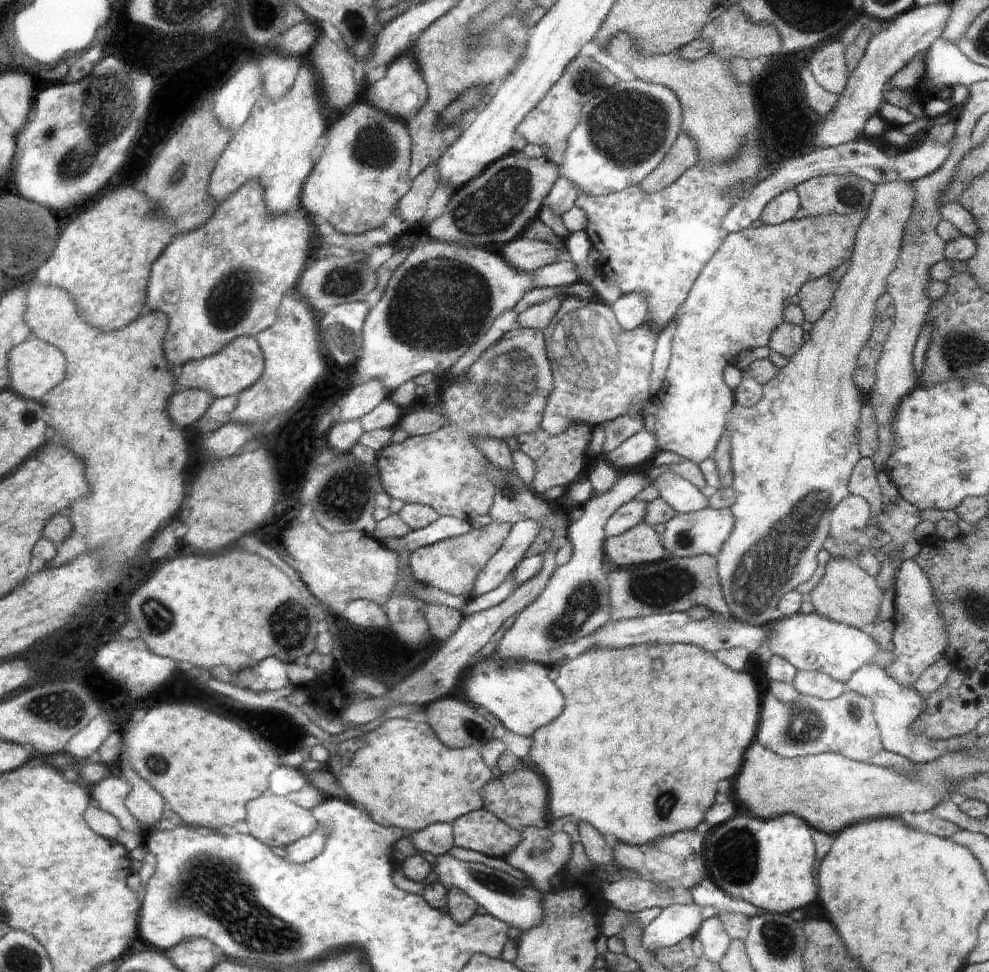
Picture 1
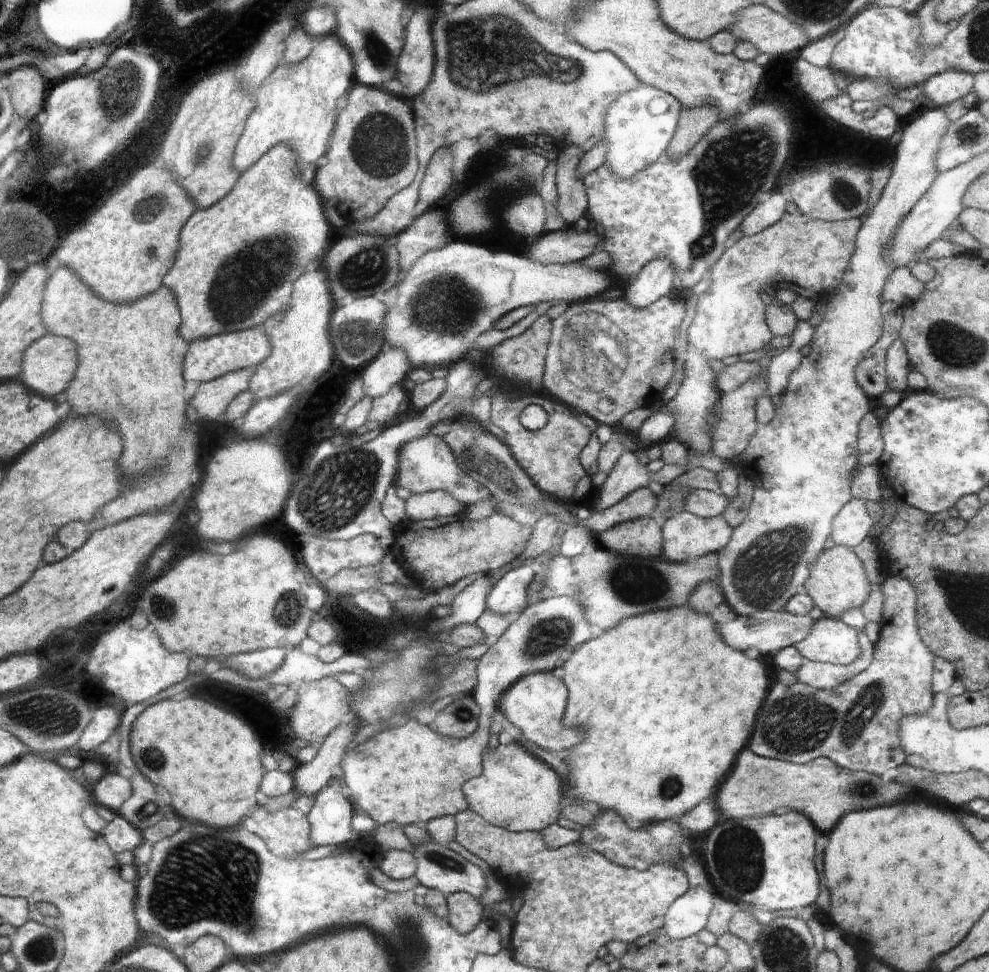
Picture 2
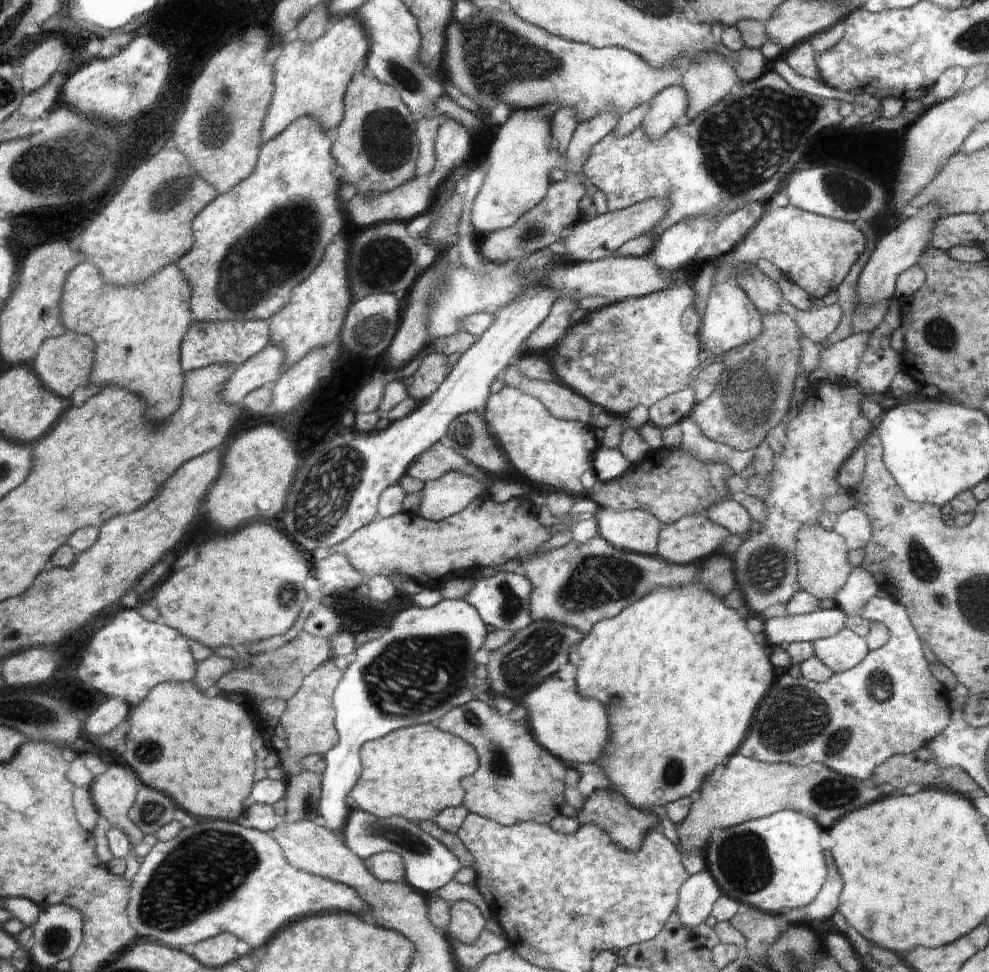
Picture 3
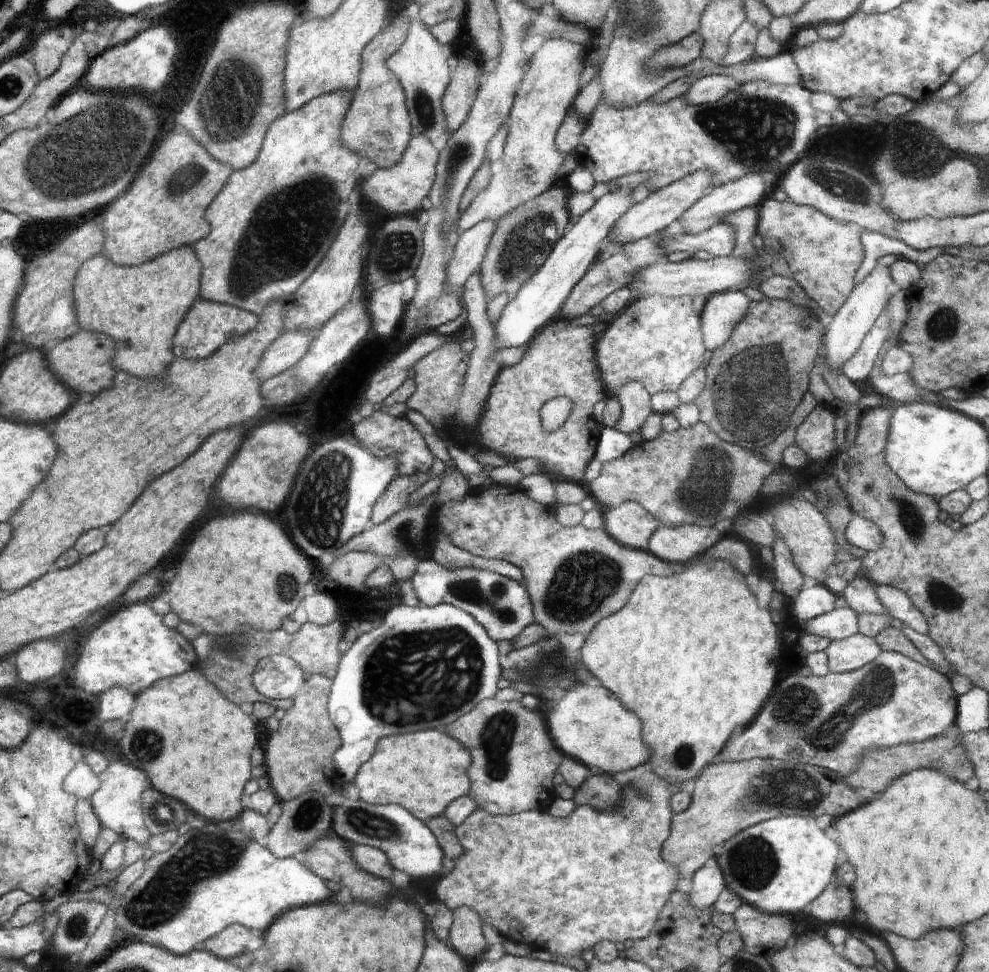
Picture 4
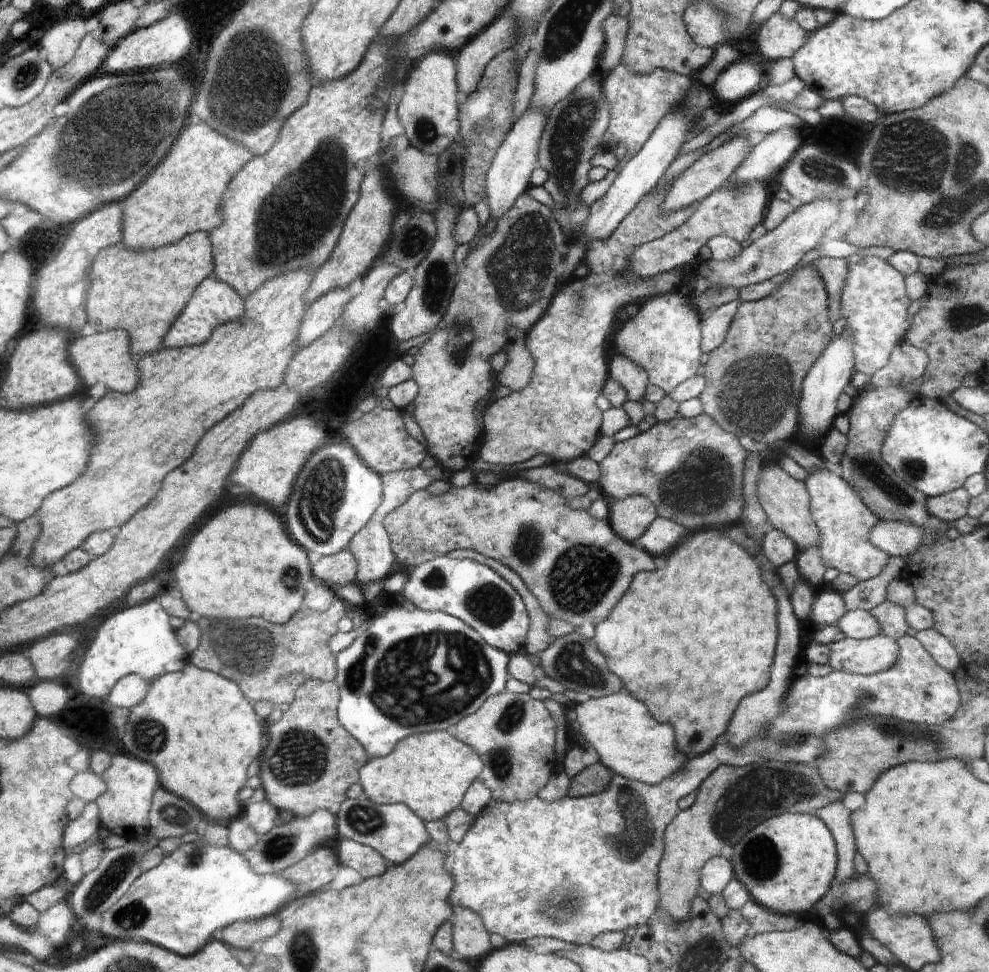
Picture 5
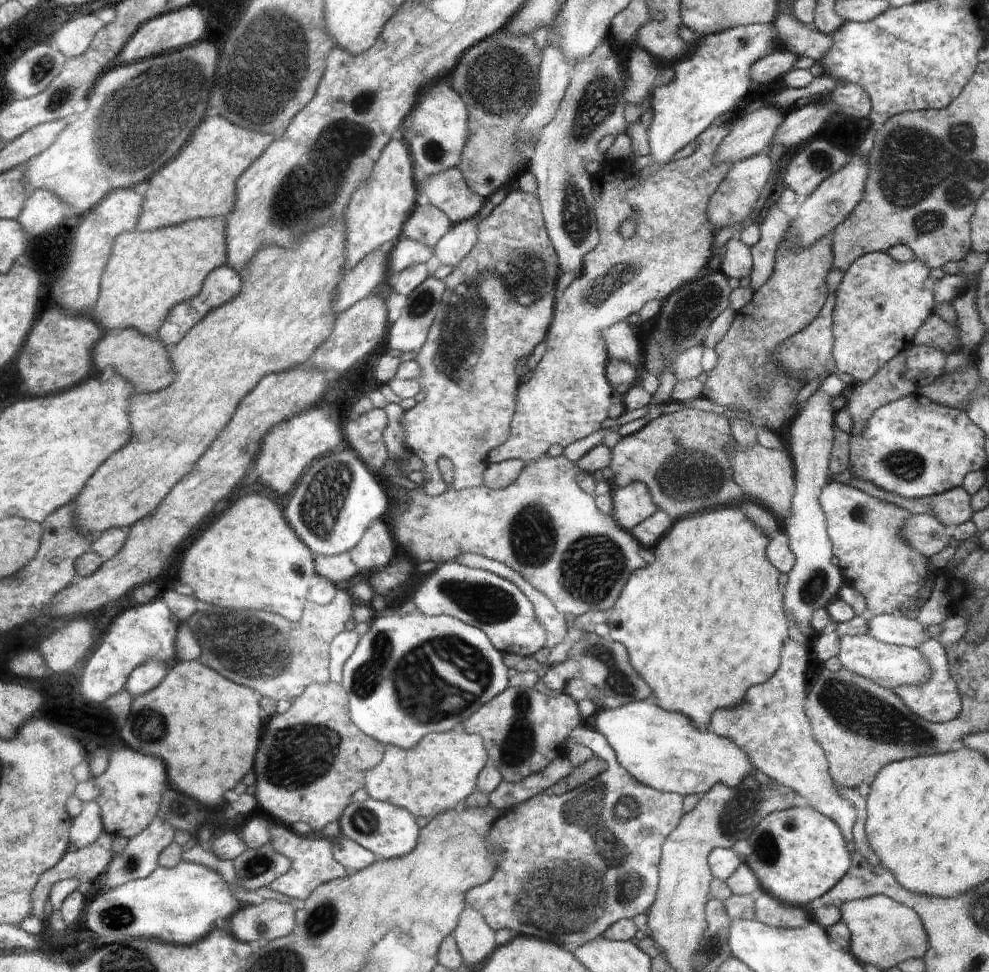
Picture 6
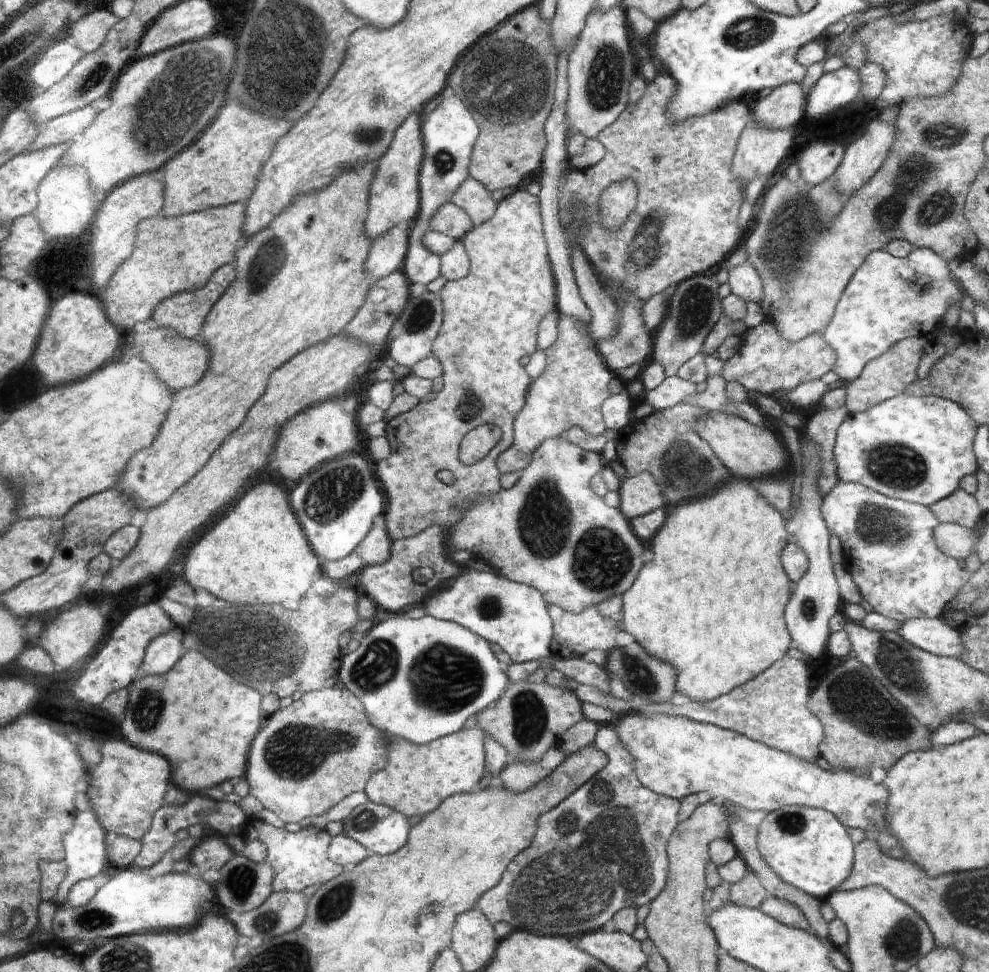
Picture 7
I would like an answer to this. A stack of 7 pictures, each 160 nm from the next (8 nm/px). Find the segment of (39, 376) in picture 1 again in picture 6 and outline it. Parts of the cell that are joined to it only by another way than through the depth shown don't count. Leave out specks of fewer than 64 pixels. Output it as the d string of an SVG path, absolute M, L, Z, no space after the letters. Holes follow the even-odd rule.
M130 329L116 334L106 334L96 347L96 362L99 370L112 366L116 374L126 377L140 392L158 392L177 381L175 362L171 350L162 340L152 340L149 335Z

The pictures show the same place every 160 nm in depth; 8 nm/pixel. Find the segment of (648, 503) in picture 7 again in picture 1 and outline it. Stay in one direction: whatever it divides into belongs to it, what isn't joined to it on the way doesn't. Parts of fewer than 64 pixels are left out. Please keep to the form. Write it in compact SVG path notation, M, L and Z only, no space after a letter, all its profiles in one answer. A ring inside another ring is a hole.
M642 522L619 535L607 537L604 548L607 566L633 567L660 562L666 550L650 523Z

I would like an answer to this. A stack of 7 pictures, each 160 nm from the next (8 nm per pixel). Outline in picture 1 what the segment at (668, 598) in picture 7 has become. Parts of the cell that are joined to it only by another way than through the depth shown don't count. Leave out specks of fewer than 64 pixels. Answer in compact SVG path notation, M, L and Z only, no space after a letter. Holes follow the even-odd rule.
M640 644L640 646L626 646L626 648L592 648L576 658L568 660L559 669L558 678L554 680L556 686L562 691L564 698L568 698L568 710L551 722L552 726L536 729L531 736L534 744L530 750L530 758L542 776L548 782L548 790L552 790L552 802L549 806L549 814L553 820L563 816L574 816L578 822L592 824L606 840L627 842L631 845L644 845L648 841L658 840L662 834L672 834L680 831L694 830L702 820L704 812L714 804L718 782L724 778L732 778L740 766L746 748L752 744L756 726L758 724L758 690L750 674L746 672L734 672L722 662L716 660L712 652L706 652L698 646L690 644ZM556 782L560 782L562 788L566 788L566 796L556 796Z

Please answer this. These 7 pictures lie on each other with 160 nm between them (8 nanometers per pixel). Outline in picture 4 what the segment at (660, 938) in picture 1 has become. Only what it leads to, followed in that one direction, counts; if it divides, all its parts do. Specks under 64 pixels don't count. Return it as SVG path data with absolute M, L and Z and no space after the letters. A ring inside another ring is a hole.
M715 862L699 869L698 873L685 884L689 892L689 901L697 909L712 908L720 893L727 888L722 871Z

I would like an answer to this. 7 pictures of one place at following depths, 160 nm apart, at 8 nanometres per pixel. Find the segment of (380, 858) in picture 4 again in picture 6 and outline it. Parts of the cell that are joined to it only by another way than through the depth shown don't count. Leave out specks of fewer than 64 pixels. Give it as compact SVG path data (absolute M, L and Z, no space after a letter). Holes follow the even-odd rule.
M344 836L333 839L332 850L336 860L353 872L366 869L378 859L372 851Z

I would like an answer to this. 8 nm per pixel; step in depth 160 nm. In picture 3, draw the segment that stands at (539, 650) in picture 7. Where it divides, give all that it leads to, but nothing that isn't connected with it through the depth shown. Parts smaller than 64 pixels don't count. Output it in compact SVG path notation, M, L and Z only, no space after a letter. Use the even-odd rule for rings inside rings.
M498 571L489 577L474 579L469 592L463 599L479 611L480 618L483 618L488 628L517 633L534 620L530 611L533 590L532 582L524 575Z

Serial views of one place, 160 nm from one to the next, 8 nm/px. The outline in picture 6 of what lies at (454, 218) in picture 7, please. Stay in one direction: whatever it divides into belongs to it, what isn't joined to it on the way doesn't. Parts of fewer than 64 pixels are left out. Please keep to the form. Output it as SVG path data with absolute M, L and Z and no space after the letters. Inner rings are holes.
M432 204L420 205L404 225L402 237L434 247L435 244L454 226L447 214Z

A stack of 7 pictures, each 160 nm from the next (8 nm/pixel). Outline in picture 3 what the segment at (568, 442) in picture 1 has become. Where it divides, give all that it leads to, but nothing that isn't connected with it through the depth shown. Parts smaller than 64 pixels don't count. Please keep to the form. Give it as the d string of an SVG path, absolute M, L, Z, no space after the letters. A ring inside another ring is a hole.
M508 385L490 394L485 420L510 466L518 470L522 479L564 490L576 499L582 497L580 476L592 466L594 452L598 450L596 436L592 428L586 428L587 424L557 419L541 400Z

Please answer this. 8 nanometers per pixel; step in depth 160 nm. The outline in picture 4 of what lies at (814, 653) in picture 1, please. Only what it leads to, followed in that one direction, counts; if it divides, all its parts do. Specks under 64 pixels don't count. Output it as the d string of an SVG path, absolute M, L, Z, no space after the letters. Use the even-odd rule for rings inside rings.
M861 635L836 640L824 651L827 654L829 670L833 673L849 673L875 660L882 653L876 639Z

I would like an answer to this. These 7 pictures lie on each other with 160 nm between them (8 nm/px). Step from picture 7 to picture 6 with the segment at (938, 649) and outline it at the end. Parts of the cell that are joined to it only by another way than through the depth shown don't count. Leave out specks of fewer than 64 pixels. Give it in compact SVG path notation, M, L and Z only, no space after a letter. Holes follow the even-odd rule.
M884 613L868 616L868 620L867 633L883 643L918 648L923 642L932 639L928 635L928 627L914 616Z

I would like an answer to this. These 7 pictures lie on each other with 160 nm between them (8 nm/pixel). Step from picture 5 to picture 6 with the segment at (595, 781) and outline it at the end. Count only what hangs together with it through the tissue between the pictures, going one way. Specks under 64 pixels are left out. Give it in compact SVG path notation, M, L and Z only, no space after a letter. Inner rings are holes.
M592 757L580 766L573 767L572 772L556 784L543 790L544 795L561 795L574 790L585 782L592 781L606 770L607 762L600 757Z

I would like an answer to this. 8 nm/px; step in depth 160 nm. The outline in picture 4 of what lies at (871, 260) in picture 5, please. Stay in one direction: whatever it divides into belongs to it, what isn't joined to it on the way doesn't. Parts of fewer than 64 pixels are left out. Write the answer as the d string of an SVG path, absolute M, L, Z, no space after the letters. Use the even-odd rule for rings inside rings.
M884 307L878 316L878 323L874 326L870 333L864 337L858 352L845 362L841 367L841 372L846 379L854 382L862 382L868 380L872 369L875 368L876 358L880 354L884 340L889 338L891 325L891 314L889 308Z

